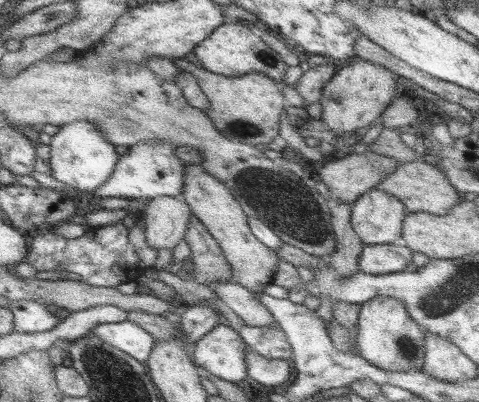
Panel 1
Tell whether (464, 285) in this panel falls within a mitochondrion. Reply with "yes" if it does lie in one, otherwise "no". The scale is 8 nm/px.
yes

